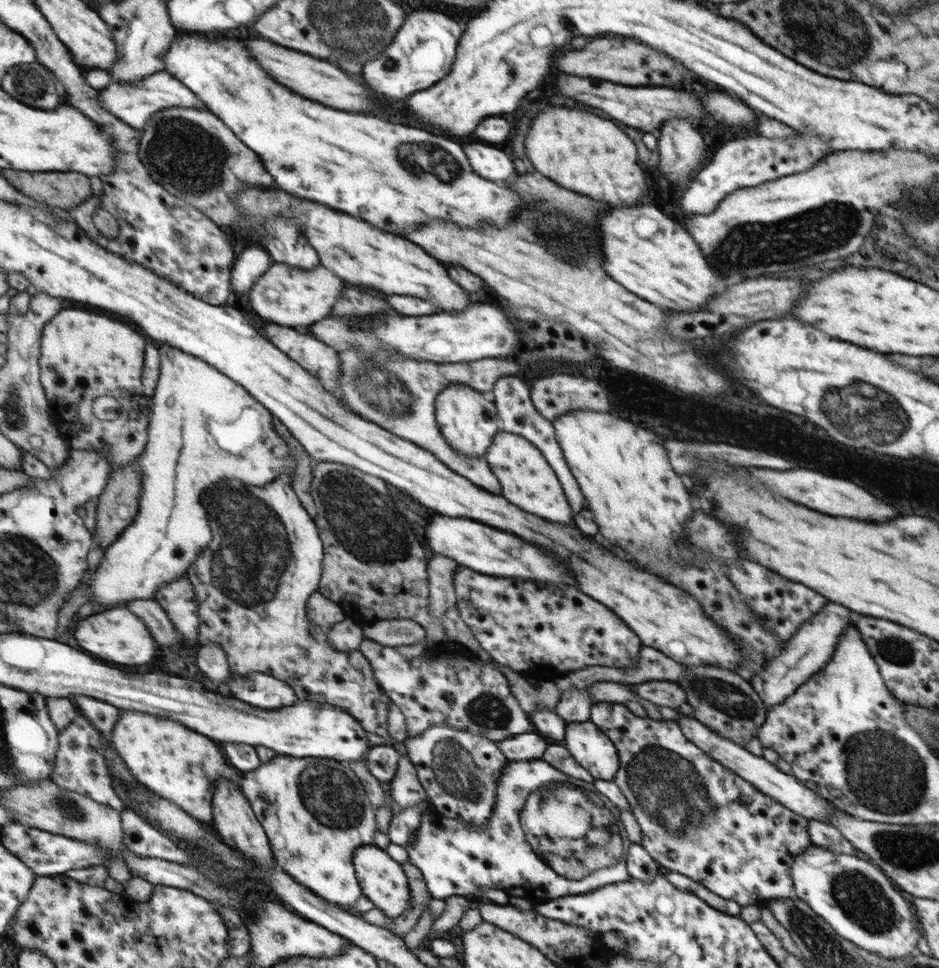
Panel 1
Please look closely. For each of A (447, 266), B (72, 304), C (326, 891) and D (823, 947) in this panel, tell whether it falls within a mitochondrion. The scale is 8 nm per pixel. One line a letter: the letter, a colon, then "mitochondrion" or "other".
A: other
B: other
C: other
D: mitochondrion

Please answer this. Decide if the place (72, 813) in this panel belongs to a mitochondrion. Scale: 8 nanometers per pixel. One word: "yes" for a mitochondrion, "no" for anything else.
yes

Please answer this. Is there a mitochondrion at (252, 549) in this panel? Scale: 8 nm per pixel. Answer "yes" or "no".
yes

